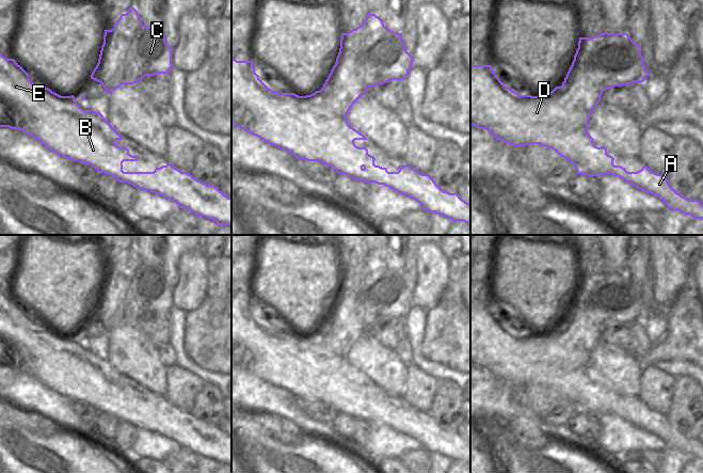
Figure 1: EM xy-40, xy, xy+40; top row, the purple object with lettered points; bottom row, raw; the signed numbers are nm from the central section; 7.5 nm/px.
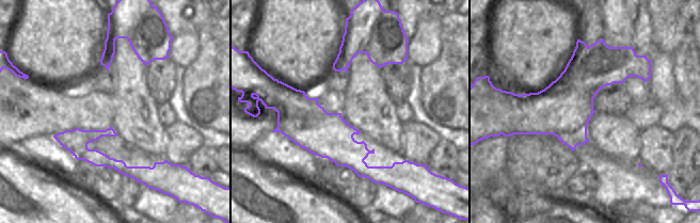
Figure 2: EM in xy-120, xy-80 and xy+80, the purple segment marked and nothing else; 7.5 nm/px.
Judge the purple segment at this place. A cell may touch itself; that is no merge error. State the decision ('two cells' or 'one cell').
two cells

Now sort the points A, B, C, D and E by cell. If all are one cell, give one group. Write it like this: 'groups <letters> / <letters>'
groups A B D E / C

